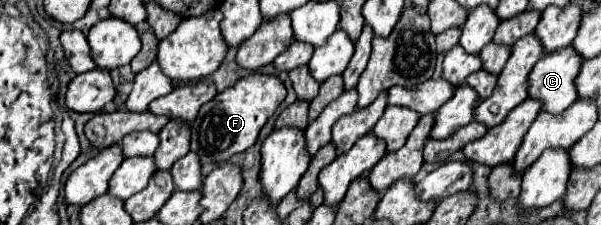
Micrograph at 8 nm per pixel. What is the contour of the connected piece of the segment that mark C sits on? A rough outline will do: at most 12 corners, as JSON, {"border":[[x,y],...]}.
{"border":[[574,47],[544,55],[528,77],[542,111],[578,99],[582,59]]}

